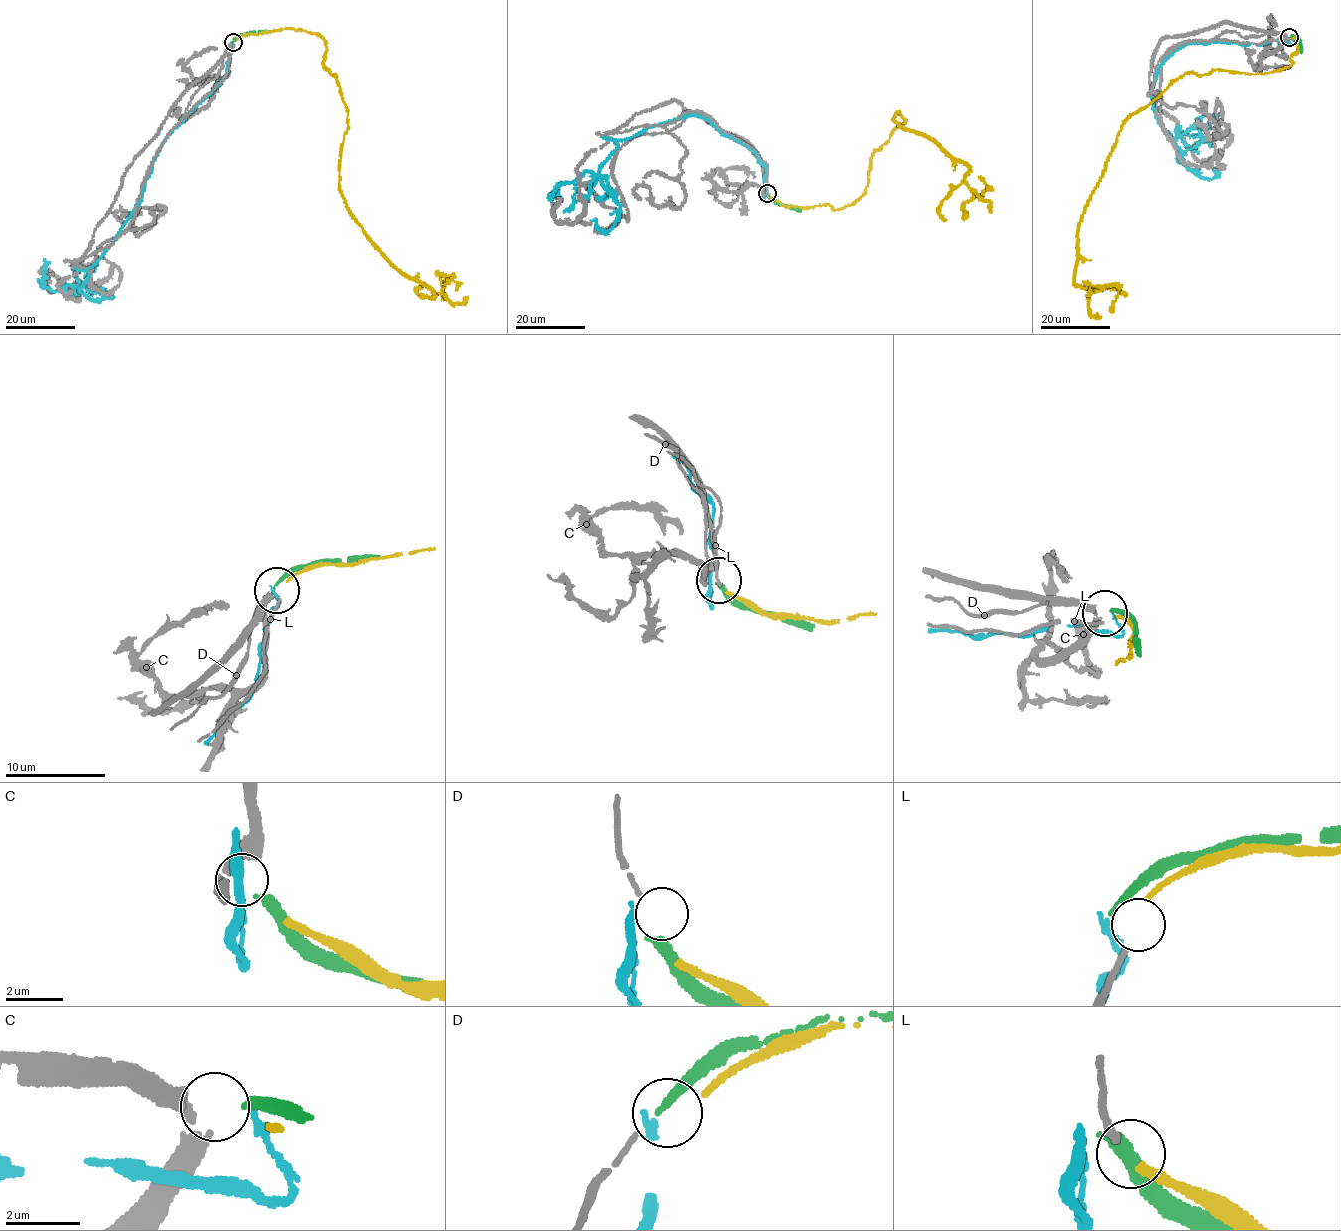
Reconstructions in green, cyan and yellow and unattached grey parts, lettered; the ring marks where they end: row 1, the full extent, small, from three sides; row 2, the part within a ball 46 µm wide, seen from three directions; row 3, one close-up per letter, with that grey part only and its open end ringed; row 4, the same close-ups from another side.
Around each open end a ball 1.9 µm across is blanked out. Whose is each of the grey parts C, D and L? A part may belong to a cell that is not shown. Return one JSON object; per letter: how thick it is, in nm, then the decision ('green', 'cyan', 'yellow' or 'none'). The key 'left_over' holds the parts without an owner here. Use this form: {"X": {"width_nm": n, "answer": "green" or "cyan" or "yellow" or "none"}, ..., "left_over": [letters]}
{"C": {"width_nm": 400, "answer": "green"}, "D": {"width_nm": 130, "answer": "none"}, "L": {"width_nm": 170, "answer": "none"}, "left_over": ["D", "L"]}

